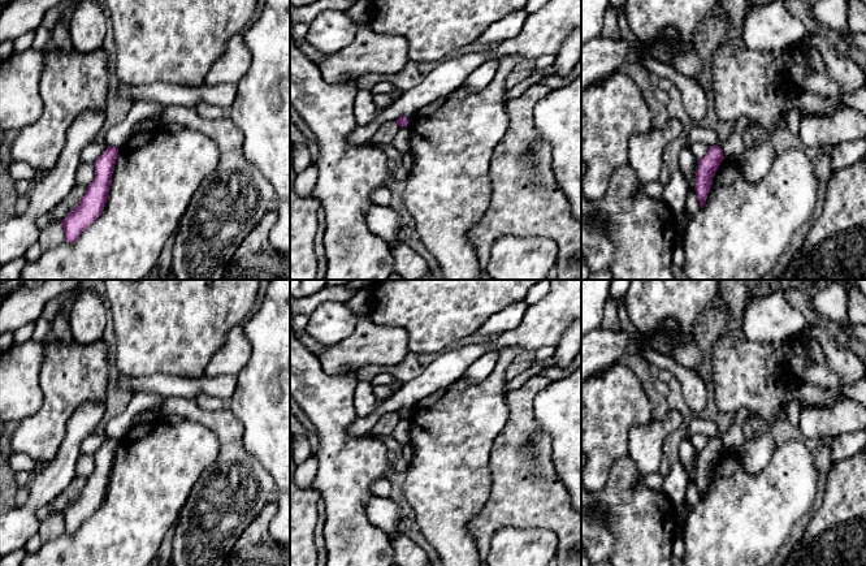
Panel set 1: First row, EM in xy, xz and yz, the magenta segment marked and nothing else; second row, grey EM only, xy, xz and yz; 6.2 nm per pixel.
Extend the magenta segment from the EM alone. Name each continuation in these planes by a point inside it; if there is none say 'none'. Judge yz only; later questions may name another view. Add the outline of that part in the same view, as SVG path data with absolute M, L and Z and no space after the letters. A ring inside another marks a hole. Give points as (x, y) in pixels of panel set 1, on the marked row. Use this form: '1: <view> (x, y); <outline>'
none

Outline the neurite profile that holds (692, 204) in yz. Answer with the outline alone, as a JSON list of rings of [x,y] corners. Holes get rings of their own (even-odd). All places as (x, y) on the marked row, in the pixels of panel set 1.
[[[689,189],[687,199],[685,199],[685,208],[681,213],[675,215],[676,228],[685,226],[700,211],[700,200],[697,198],[697,193],[694,189]]]

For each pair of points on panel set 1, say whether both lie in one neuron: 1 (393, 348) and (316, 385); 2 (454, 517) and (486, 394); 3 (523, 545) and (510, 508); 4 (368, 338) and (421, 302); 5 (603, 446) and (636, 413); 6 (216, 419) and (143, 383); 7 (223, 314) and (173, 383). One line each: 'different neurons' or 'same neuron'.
1: different neurons
2: same neuron
3: different neurons
4: different neurons
5: same neuron
6: different neurons
7: different neurons

